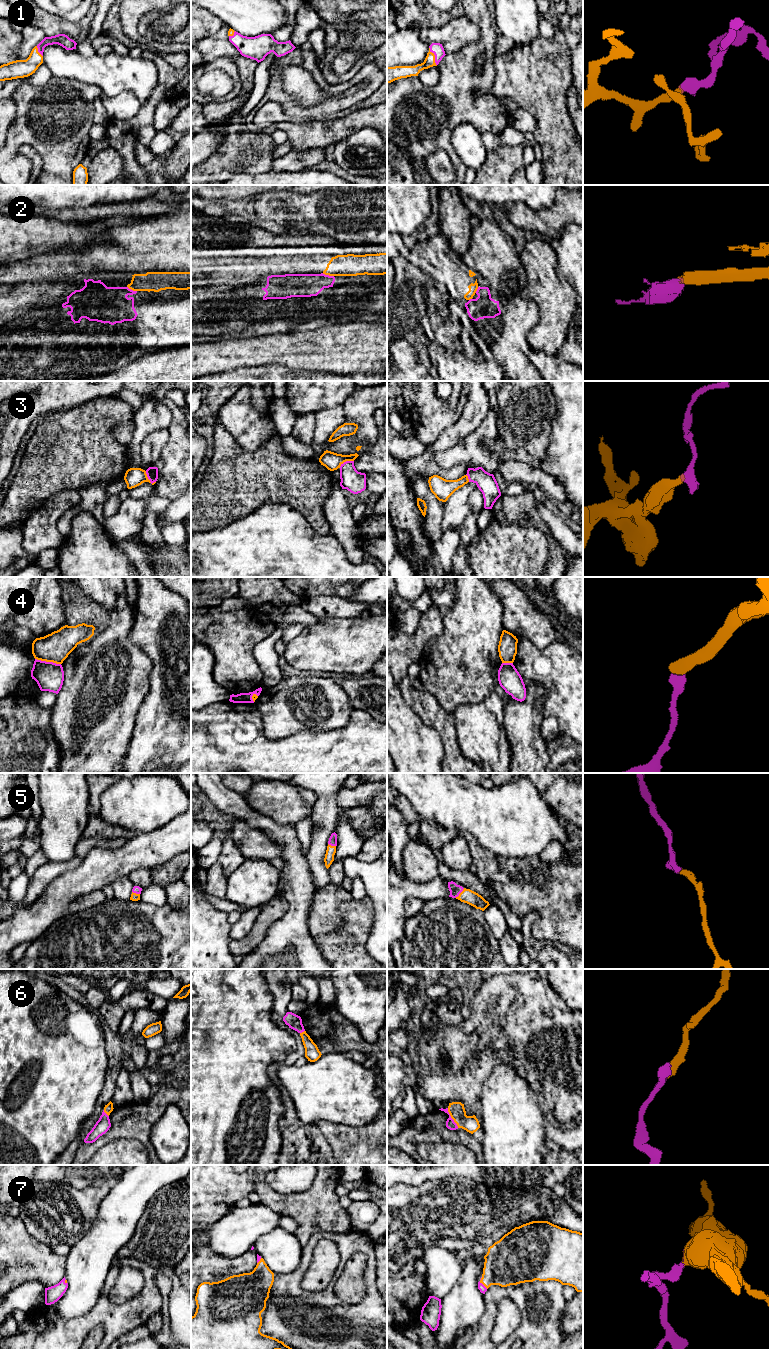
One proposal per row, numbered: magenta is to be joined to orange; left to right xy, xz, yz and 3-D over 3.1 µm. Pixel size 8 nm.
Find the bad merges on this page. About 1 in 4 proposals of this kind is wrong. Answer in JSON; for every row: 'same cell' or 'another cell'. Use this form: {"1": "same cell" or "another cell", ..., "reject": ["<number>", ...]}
{"1": "same cell", "2": "another cell", "3": "another cell", "4": "another cell", "5": "same cell", "6": "same cell", "7": "same cell", "reject": ["2", "3", "4"]}

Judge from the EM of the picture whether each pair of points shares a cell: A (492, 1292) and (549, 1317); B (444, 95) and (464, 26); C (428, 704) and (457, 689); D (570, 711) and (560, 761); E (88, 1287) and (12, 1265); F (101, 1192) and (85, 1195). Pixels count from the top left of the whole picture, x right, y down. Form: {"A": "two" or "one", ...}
{"A": "one", "B": "two", "C": "two", "D": "two", "E": "two", "F": "one"}

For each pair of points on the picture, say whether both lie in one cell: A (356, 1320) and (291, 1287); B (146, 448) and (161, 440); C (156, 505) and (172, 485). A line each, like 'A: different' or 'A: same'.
A: same
B: same
C: different

